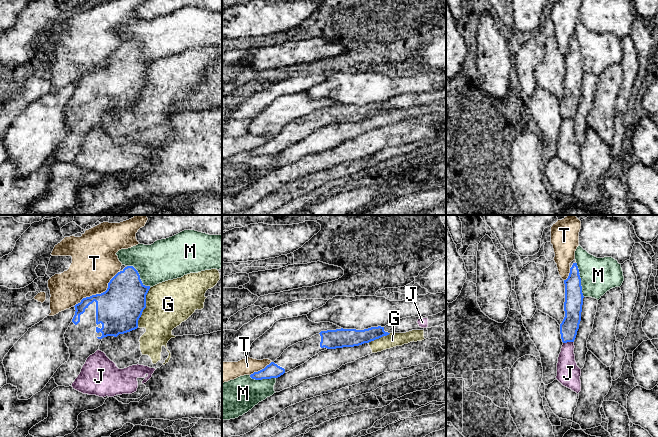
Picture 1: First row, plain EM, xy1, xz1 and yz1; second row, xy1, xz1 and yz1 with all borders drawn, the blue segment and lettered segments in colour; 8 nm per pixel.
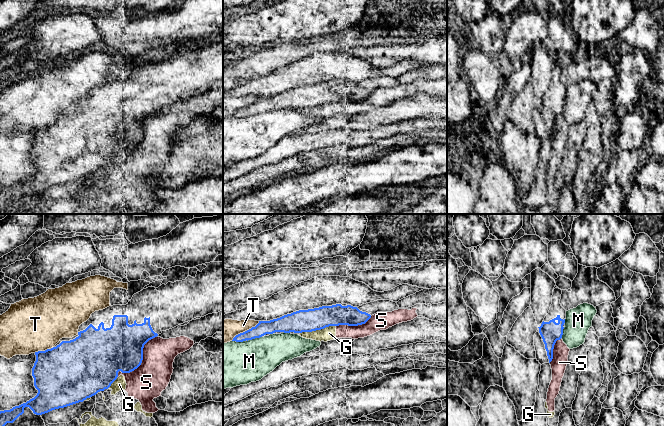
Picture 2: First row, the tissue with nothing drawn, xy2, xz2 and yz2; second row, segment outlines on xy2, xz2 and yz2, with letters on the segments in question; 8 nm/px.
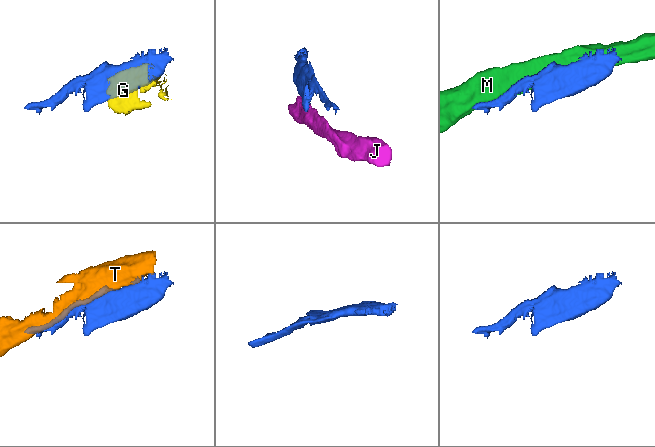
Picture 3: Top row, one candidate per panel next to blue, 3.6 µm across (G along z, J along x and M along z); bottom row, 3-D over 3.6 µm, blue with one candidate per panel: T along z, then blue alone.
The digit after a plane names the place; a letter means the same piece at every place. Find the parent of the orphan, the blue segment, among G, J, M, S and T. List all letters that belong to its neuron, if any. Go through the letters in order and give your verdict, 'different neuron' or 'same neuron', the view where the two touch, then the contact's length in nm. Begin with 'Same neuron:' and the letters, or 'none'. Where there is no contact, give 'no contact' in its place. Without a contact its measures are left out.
Same neuron: none
G: different neuron; contact in xy1; length 320 nm
J: different neuron; contact in yz1; length 90 nm
M: different neuron; contact in xy1; length 260 nm
S: different neuron; contact in xy2; length 460 nm
T: different neuron; contact in xy1; length 480 nm

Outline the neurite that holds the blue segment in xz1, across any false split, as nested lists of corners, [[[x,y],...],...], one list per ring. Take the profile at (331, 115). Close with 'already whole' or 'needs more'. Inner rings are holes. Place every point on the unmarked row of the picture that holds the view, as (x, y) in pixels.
[[[381,102],[364,106],[341,104],[321,107],[309,115],[288,123],[274,138],[271,138],[264,145],[254,148],[250,153],[255,156],[278,154],[304,140],[321,127],[359,122],[389,110]]]; needs more

